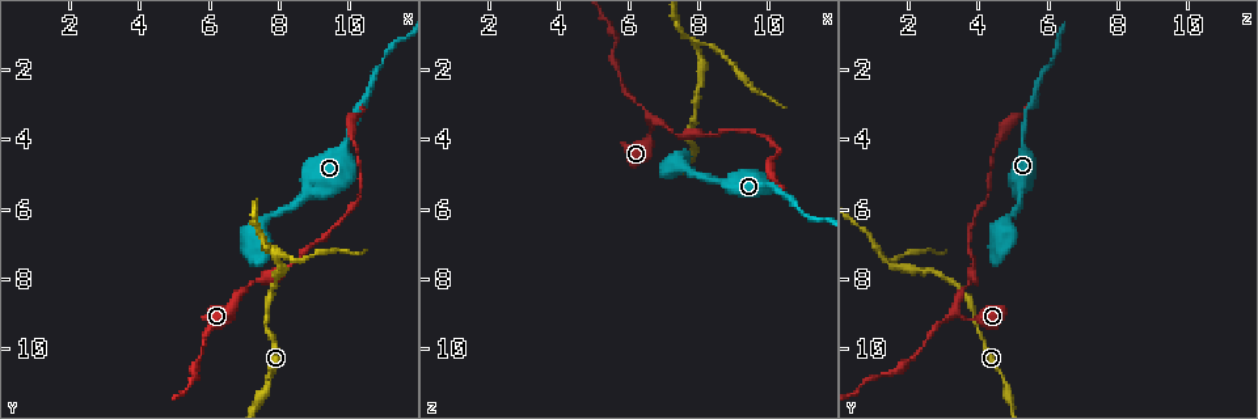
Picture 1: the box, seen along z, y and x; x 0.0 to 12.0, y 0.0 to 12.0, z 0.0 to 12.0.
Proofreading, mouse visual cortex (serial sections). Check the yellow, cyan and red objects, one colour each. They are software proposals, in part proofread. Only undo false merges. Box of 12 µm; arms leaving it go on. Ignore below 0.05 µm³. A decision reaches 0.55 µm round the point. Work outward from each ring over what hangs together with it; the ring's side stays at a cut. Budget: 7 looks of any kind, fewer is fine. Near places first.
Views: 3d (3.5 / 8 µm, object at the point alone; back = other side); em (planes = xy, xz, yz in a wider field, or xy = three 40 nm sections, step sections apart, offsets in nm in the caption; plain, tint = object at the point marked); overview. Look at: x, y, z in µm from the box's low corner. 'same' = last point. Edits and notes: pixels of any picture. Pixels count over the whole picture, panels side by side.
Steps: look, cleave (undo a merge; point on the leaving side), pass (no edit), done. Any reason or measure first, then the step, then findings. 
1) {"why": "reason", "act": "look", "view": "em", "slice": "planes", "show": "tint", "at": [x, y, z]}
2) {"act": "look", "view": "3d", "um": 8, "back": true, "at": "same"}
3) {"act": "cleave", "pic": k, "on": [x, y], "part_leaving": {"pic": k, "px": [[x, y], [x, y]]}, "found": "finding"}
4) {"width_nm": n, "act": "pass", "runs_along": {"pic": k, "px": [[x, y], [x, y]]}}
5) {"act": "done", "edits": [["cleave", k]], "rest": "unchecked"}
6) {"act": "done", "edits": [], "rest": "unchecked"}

{"why": "sudden change in width", "act": "look", "view": "3d", "um": 3.5, "at": [10.0, 4.0, 5.3]}

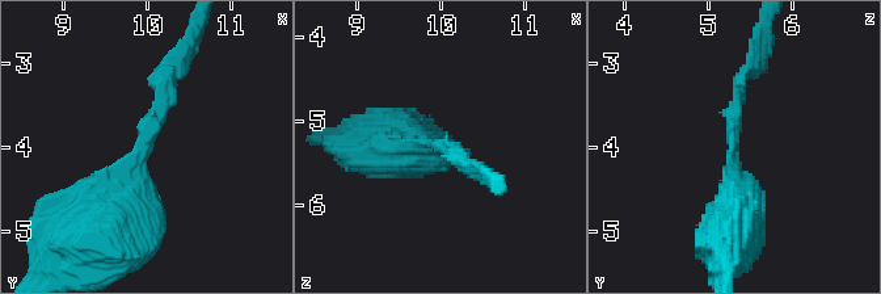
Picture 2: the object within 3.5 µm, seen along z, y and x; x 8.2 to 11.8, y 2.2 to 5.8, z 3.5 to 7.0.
{"act": "pass", "runs_along": {"pic": 2, "px": [[98, 215], [127, 188], [176, 67]]}, "found": "one cell here"}

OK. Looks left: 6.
{"why": "abrupt turn", "act": "look", "view": "3d", "um": 8, "back": true, "at": [7.9, 7.4, 1.3]}

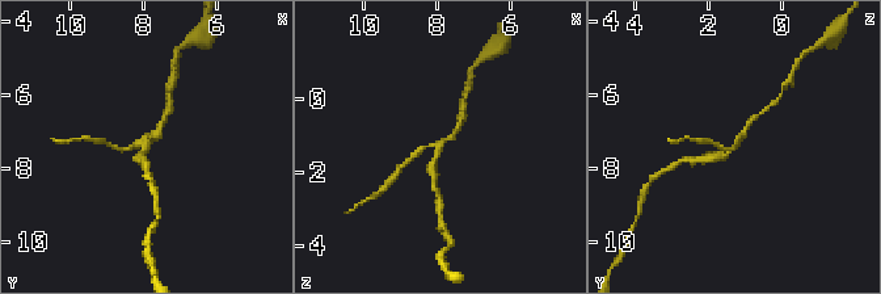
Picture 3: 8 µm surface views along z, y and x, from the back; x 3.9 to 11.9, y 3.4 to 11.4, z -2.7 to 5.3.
{"act": "look", "view": "3d", "um": 3.5, "at": [8.0, 7.5, 1.3]}

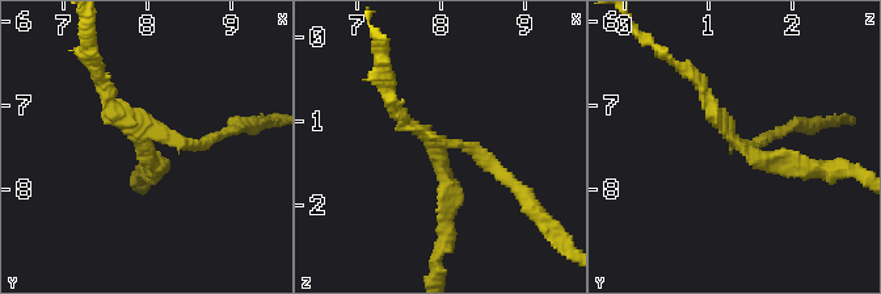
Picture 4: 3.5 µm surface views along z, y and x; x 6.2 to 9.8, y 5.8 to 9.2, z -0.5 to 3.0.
{"act": "look", "view": "em", "slice": "xy", "step": 5, "show": "tint", "at": [7.95, 7.45, 1.30]}

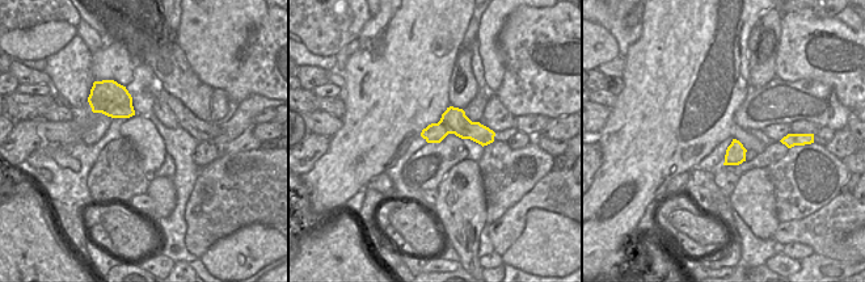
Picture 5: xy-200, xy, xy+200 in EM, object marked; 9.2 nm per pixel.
{"act": "cleave", "pic": 4, "on": [505, 180], "found": "two cells meet here"}

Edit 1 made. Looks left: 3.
{"why": "redraw", "act": "look", "view": "overview"}

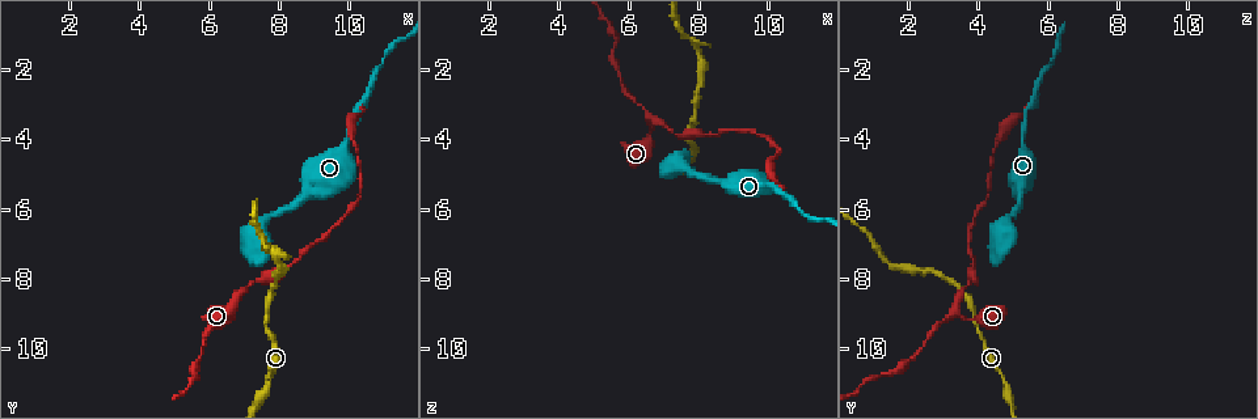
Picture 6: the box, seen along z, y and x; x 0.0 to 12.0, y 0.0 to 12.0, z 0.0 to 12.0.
{"why": "small branch off a trunk", "act": "look", "view": "3d", "um": 8, "at": [6.6, 9.0, 3.4]}

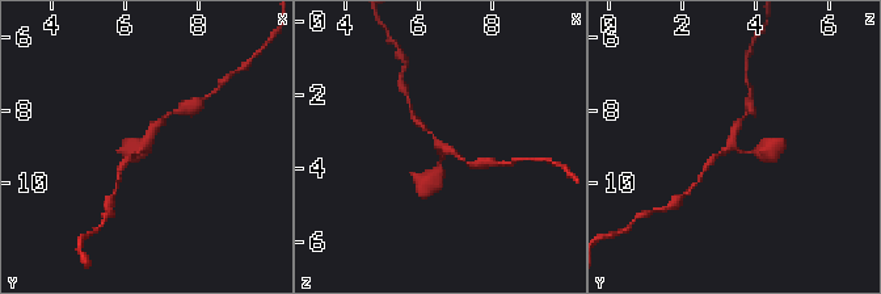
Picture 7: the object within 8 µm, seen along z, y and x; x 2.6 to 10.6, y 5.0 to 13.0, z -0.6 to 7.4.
{"act": "look", "view": "em", "slice": "xy", "step": 3, "show": "tint", "at": [6.7, 9.0, 3.4]}

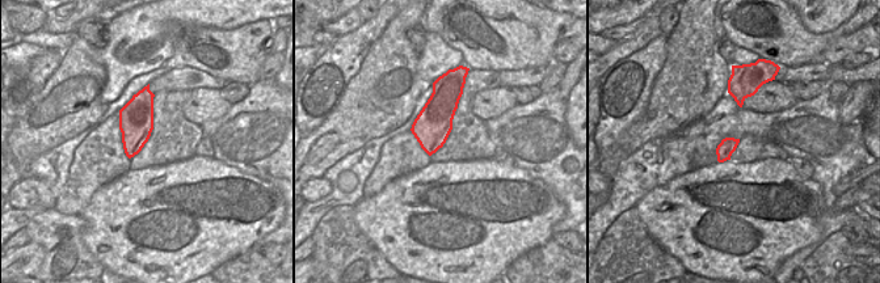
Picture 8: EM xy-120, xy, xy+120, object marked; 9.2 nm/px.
{"arms": 3, "act": "pass", "runs_along": {"pic": 7, "px": [[138, 152], [168, 117]]}, "found": "continuous, no second cell"}

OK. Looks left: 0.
{"act": "done", "edits": [["cleave", 4]], "rest": "unchecked"}

